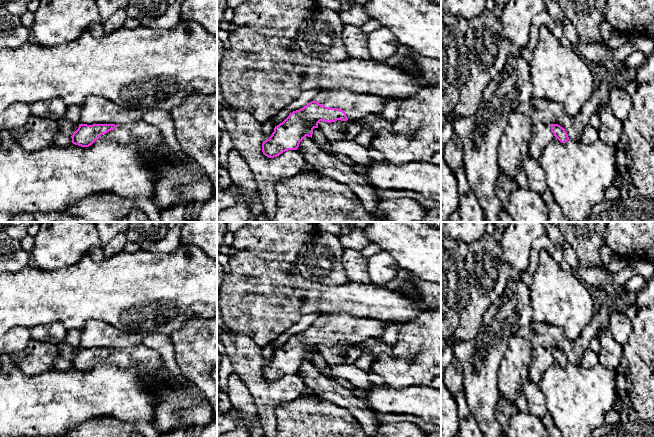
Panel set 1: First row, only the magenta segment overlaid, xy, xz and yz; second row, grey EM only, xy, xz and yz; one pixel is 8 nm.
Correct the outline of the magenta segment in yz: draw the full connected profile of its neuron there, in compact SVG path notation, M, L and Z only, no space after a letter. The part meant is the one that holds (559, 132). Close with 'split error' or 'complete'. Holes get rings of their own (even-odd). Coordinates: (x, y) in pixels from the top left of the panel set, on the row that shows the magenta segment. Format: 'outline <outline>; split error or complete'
outline M538 123L533 125L528 158L538 160L544 149L555 137L561 143L566 143L569 140L565 129L558 124L545 125Z; split error

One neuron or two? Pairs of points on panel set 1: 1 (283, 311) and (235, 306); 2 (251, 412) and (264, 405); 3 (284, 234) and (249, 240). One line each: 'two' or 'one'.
1: one
2: two
3: one

